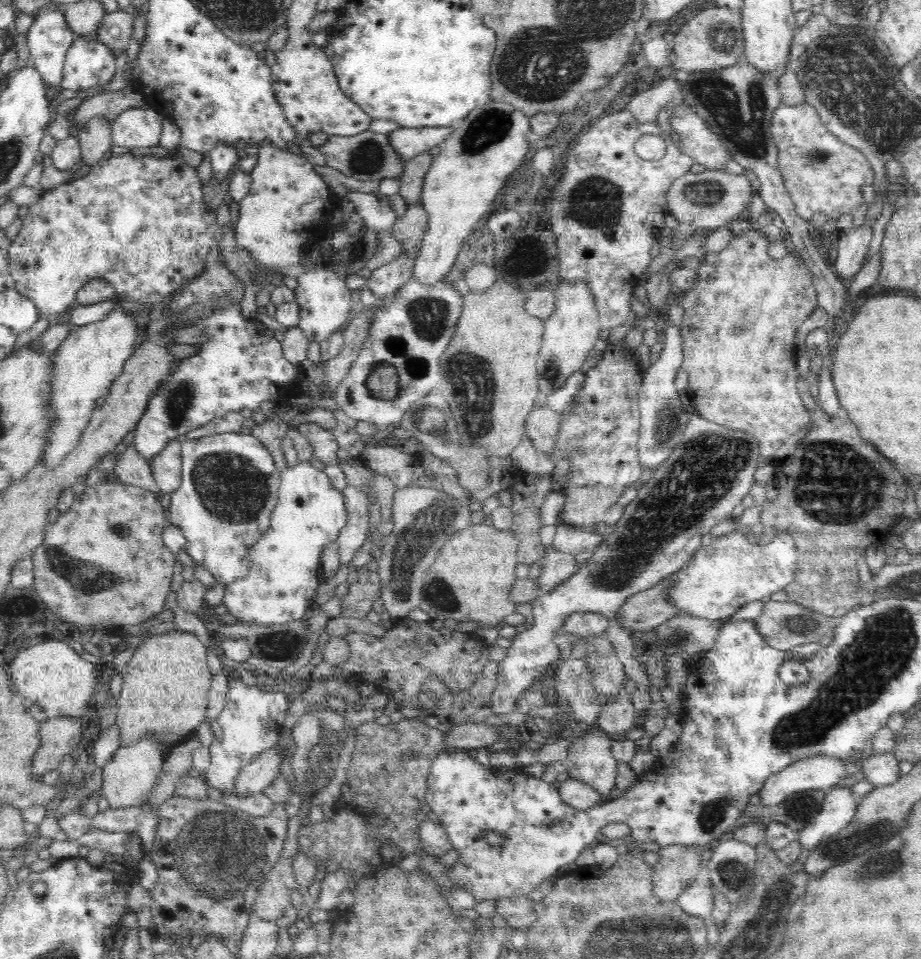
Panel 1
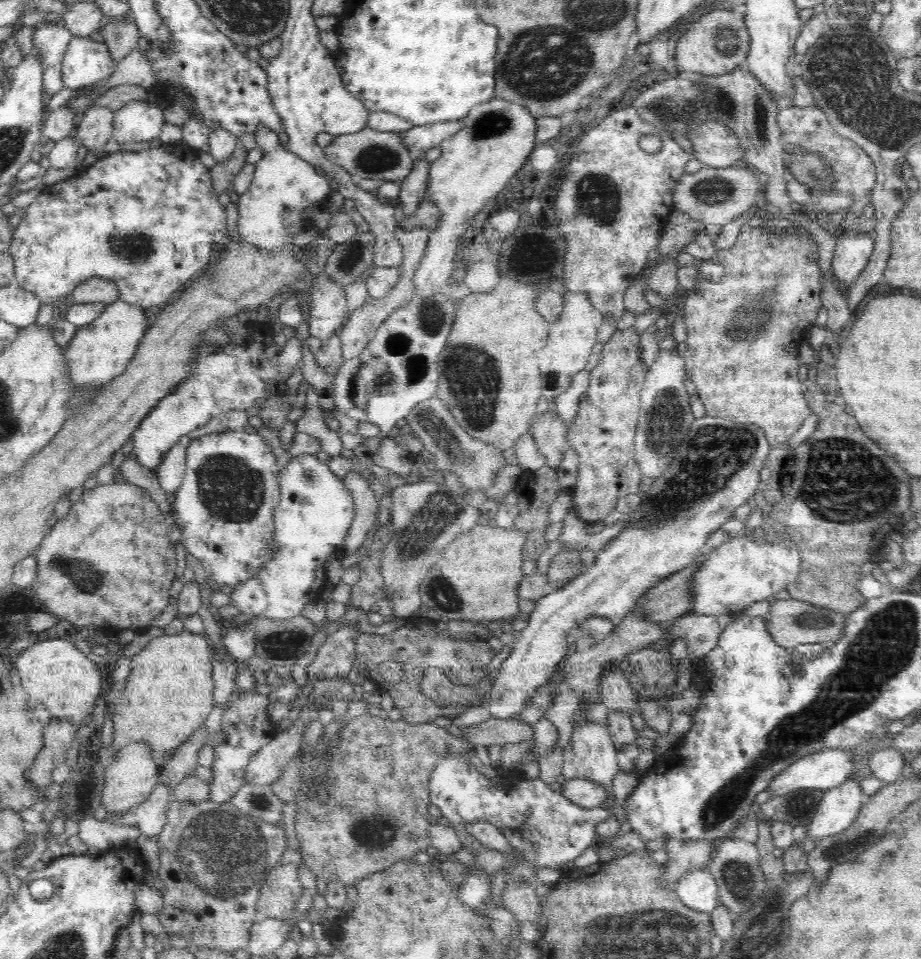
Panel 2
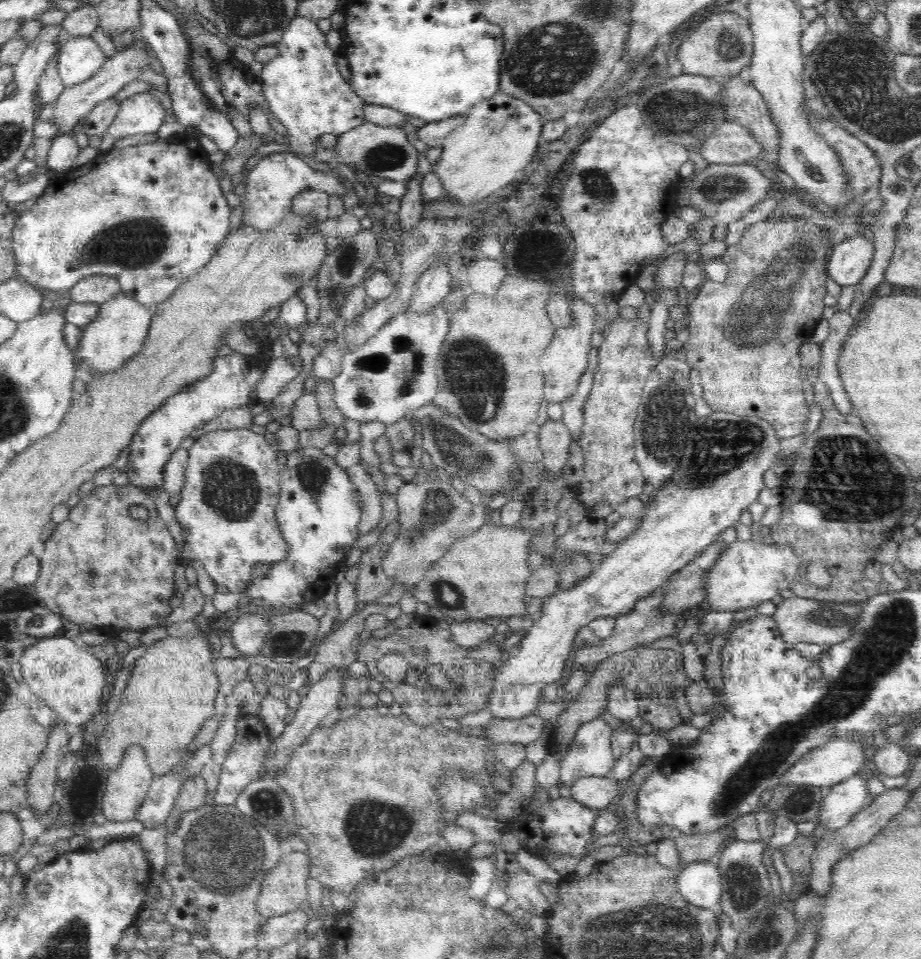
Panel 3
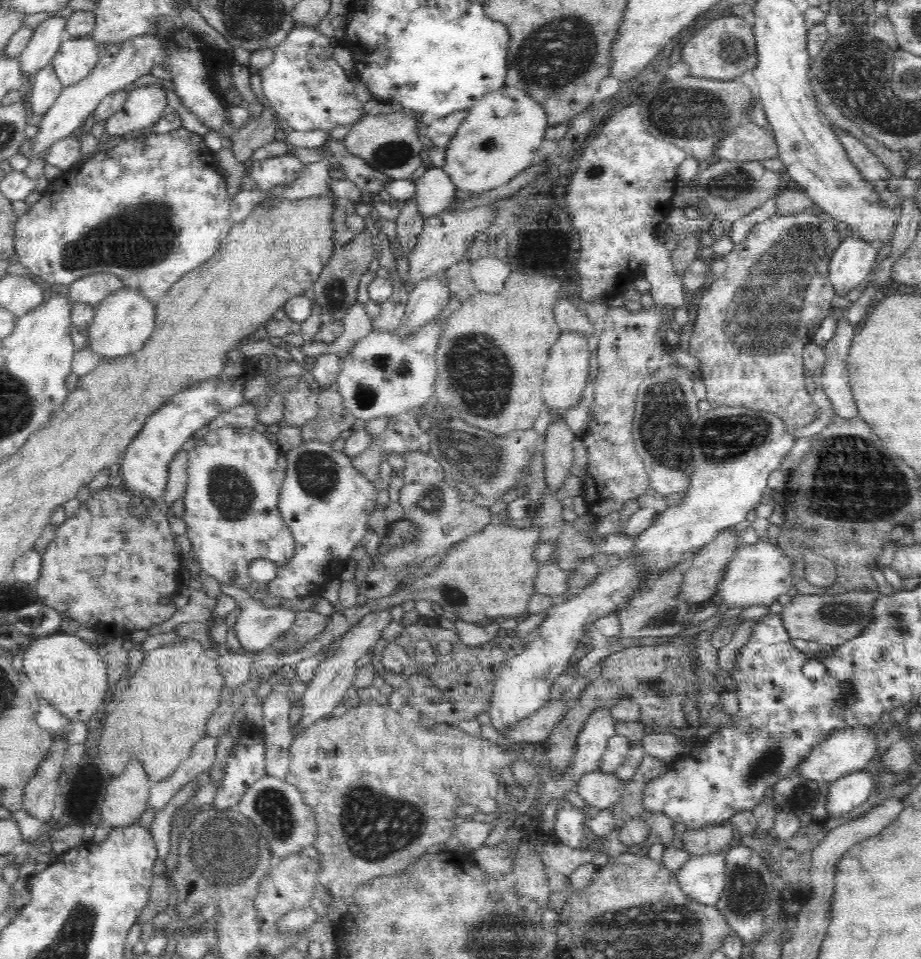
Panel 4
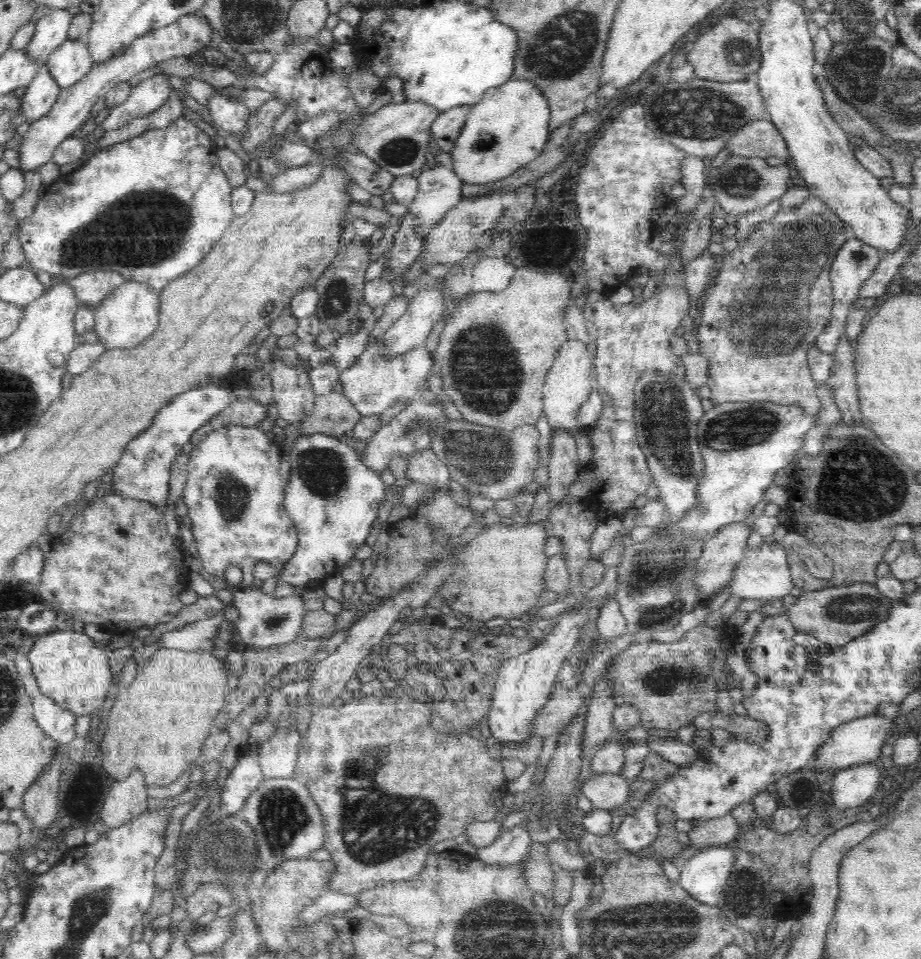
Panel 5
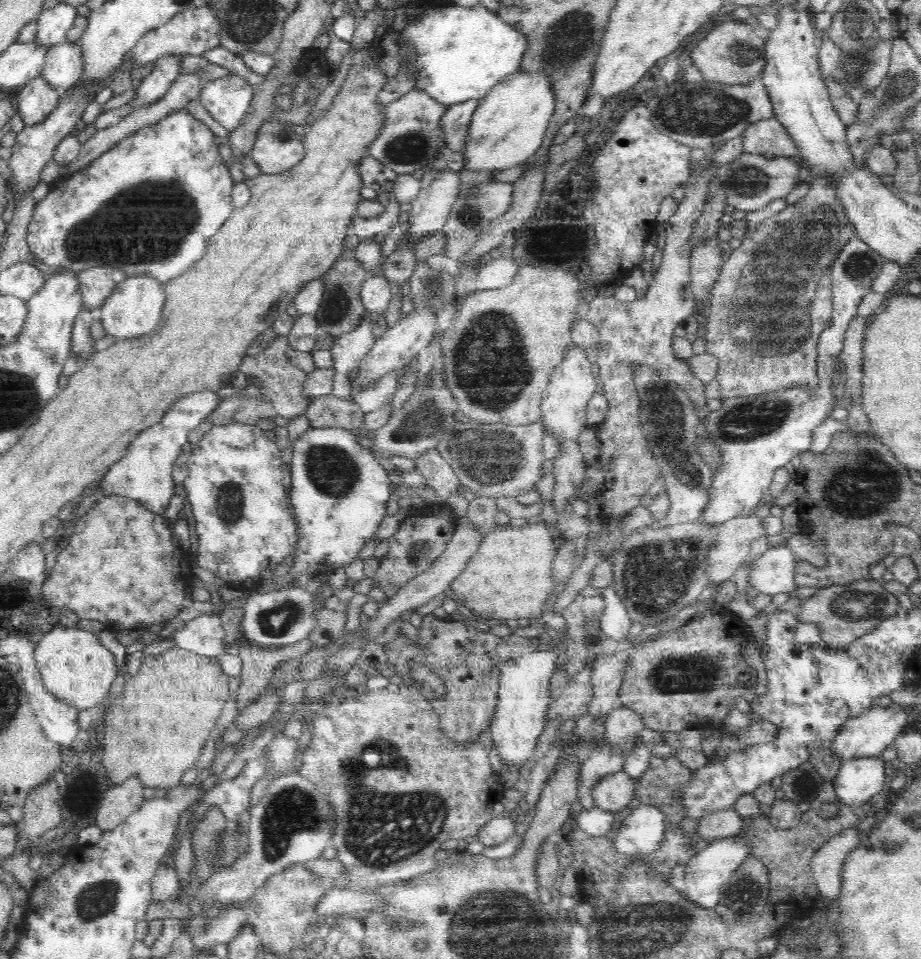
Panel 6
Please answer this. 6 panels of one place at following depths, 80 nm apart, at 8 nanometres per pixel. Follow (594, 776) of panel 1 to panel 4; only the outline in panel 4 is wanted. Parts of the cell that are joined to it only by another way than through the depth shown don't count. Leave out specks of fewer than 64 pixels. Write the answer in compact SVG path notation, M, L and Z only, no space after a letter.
M600 708L600 710L594 710L588 717L588 722L584 724L582 730L579 732L578 740L576 740L576 752L572 756L572 764L566 772L560 774L559 779L549 781L543 786L542 794L537 796L538 804L532 807L534 814L540 814L551 799L561 799L563 794L568 791L572 791L572 787L575 786L581 778L587 773L601 772L601 761L603 760L604 754L606 753L606 746L608 740L612 736L616 736L614 731L615 720L611 716L610 708Z

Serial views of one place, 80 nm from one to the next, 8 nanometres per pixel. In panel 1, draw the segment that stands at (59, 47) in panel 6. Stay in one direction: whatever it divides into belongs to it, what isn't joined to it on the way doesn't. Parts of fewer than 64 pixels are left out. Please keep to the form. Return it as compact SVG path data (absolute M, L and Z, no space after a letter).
M75 36L67 50L62 88L84 90L108 83L116 72L116 57L105 44Z

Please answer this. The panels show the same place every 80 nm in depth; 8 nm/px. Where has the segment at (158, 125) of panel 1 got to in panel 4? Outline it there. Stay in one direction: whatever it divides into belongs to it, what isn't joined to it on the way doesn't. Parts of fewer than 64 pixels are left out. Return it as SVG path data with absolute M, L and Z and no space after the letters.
M147 84L136 88L129 93L124 106L106 120L105 132L111 136L122 136L130 130L147 130L158 122L166 105L161 85Z

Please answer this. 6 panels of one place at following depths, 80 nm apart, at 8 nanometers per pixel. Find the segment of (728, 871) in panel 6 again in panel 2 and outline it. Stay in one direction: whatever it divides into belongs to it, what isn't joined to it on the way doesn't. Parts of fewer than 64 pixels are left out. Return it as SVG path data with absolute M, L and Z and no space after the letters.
M706 866L692 868L677 884L675 892L684 906L710 913L719 904L718 885Z

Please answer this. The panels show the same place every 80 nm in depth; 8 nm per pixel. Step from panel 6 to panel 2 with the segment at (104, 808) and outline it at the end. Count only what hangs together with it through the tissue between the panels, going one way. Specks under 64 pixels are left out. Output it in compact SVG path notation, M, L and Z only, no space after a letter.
M136 742L119 750L116 760L104 769L103 805L108 814L120 816L148 800L159 782L160 769L152 757L152 750L144 742Z

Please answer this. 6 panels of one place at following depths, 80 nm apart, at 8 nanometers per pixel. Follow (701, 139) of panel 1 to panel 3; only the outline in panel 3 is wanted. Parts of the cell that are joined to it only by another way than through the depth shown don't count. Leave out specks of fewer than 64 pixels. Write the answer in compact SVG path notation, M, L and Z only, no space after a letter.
M724 121L703 140L699 152L708 164L740 164L759 158L763 150L747 128Z

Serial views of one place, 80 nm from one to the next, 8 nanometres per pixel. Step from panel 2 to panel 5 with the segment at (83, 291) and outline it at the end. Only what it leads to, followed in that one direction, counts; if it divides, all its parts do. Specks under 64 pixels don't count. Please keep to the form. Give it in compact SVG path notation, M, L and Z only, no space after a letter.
M93 271L70 280L70 286L81 306L95 308L125 282L120 273Z

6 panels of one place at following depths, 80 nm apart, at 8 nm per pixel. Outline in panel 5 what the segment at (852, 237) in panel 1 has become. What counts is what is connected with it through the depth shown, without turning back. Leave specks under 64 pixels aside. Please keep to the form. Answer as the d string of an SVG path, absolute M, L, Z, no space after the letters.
M860 239L847 240L837 252L836 259L832 262L829 273L830 283L833 287L834 308L830 324L826 326L823 332L816 338L815 345L824 354L832 354L836 350L836 345L840 342L840 338L845 334L846 322L848 314L852 311L852 303L856 301L859 290L874 273L882 259L881 250L874 248L872 245L866 244Z

